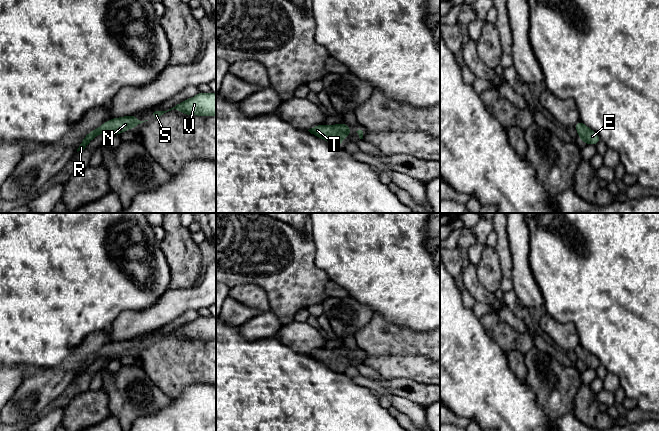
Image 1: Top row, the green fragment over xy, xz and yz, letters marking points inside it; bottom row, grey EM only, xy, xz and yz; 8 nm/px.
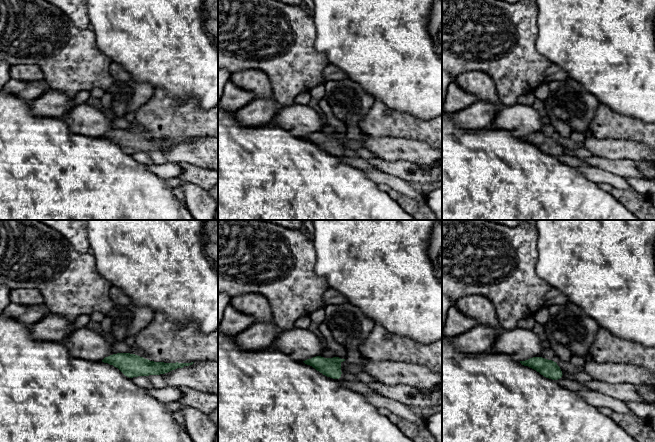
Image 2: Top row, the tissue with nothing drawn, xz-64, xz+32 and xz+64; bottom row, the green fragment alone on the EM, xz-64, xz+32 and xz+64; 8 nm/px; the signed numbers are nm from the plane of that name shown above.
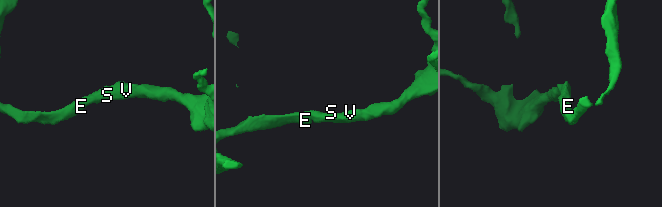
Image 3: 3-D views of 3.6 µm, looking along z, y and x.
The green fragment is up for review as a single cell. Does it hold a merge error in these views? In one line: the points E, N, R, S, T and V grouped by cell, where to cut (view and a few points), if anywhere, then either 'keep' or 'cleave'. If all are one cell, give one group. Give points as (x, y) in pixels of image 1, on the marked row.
E N R S T V; no cut; keep

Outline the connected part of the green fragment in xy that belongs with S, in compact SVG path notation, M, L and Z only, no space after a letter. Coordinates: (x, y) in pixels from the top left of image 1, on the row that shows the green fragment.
M199 92L196 96L182 101L181 103L177 104L175 107L173 107L167 111L155 111L153 113L153 115L154 115L155 119L158 119L161 115L163 115L164 113L171 111L173 109L176 109L177 111L179 111L181 113L184 113L186 115L191 115L191 116L195 116L195 115L199 115L199 116L203 116L203 117L216 116L216 93Z

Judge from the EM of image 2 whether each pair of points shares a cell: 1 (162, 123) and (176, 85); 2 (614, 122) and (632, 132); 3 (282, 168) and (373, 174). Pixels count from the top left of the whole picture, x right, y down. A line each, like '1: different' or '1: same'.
1: different
2: same
3: different

